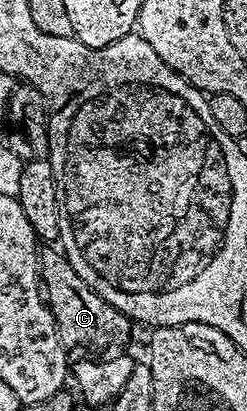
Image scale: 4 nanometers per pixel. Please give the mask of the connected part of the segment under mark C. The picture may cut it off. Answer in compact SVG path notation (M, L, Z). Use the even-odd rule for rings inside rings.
M47 249L39 257L39 278L43 284L43 294L51 306L53 317L59 326L59 336L64 347L111 347L123 343L133 328L132 320L122 315L117 308L109 305L97 292L69 265L67 256L59 249ZM55 250L55 251L51 251Z

